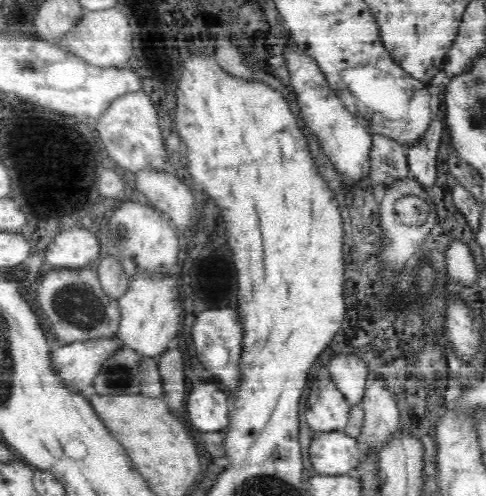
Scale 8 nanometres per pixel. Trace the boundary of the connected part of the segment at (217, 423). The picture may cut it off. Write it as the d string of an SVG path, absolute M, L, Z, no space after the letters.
M214 384L194 386L188 394L186 410L192 426L202 432L220 432L228 424L228 398Z

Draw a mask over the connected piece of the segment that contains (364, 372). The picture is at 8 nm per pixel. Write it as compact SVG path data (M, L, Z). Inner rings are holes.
M335 356L328 365L330 379L340 394L344 395L350 408L358 408L369 385L368 369L358 358Z

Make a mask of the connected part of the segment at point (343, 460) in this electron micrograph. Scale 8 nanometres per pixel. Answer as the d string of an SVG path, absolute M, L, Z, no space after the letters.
M344 431L321 433L312 439L310 462L317 475L350 474L358 464L356 441Z

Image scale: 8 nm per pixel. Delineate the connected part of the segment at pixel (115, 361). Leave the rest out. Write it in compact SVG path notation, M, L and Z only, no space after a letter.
M115 347L99 367L92 388L104 395L144 395L158 399L162 383L154 359L140 358L126 348Z

